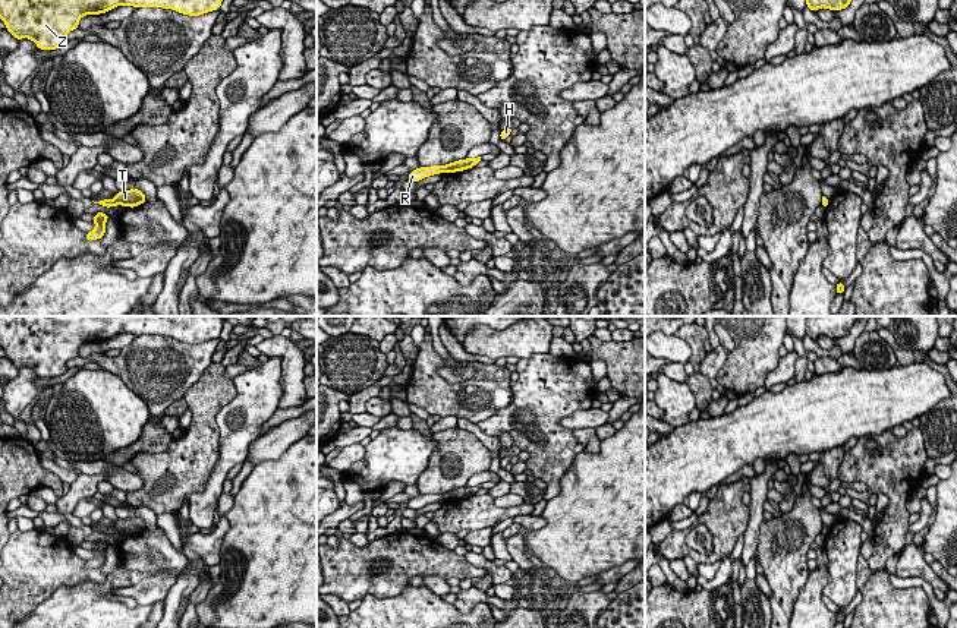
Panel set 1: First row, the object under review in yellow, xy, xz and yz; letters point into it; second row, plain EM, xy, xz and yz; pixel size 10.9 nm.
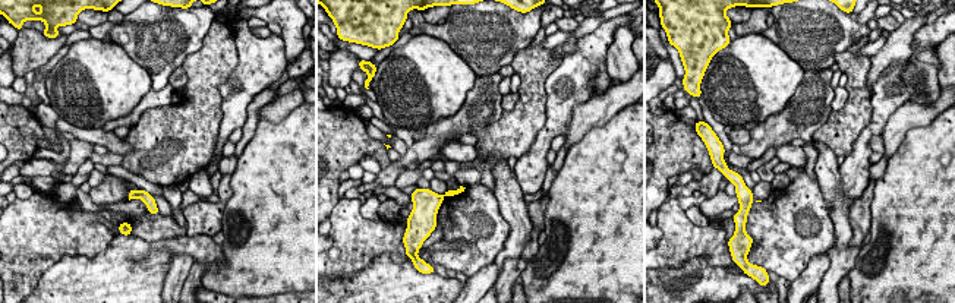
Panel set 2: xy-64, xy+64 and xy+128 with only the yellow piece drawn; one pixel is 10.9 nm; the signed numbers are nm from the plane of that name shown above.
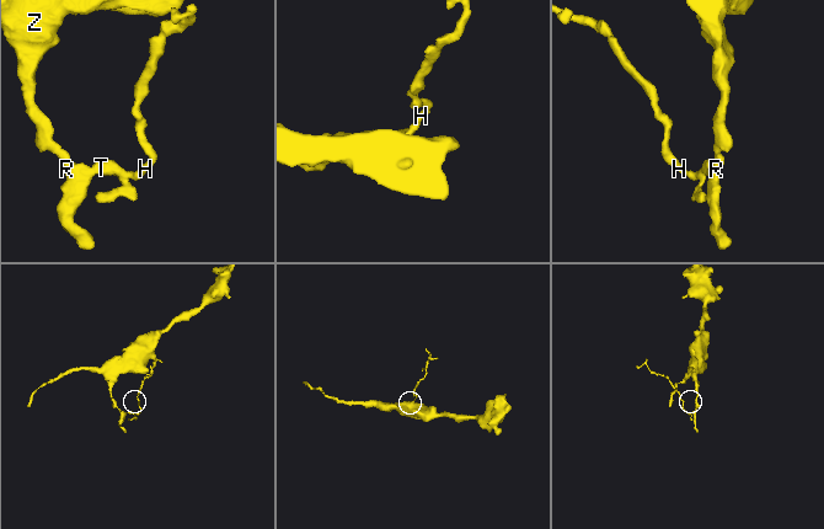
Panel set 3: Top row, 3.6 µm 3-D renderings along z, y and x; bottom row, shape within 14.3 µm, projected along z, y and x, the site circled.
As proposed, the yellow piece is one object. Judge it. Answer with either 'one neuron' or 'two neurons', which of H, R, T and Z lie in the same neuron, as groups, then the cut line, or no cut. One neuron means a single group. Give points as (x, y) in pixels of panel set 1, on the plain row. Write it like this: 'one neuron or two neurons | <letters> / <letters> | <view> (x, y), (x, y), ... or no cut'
one neuron | H R T Z | no cut

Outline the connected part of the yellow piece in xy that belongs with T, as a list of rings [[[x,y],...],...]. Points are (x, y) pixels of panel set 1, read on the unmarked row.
[[[132,515],[130,518],[126,520],[119,518],[113,527],[101,527],[100,530],[94,530],[94,531],[100,531],[106,536],[111,536],[117,533],[135,536],[142,533],[144,530],[147,530],[144,520]]]

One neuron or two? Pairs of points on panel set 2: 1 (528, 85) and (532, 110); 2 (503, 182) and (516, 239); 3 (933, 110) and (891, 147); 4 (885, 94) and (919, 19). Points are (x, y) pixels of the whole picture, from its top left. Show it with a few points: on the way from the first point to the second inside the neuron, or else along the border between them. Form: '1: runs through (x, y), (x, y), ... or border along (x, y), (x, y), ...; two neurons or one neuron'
1: runs through (530, 91), (530, 104); one neuron
2: runs through (508, 196), (516, 214), (516, 224); one neuron
3: runs through (920, 114), (914, 114), (895, 133); one neuron
4: border along (916, 30), (911, 54), (894, 62), (873, 82); two neurons

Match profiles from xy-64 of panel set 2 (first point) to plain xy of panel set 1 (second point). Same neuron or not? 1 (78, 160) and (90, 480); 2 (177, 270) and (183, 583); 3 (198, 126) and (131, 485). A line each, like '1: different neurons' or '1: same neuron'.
1: same neuron
2: same neuron
3: different neurons

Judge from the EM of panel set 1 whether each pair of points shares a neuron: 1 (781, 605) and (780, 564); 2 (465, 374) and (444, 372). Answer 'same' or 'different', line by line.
1: same
2: same

